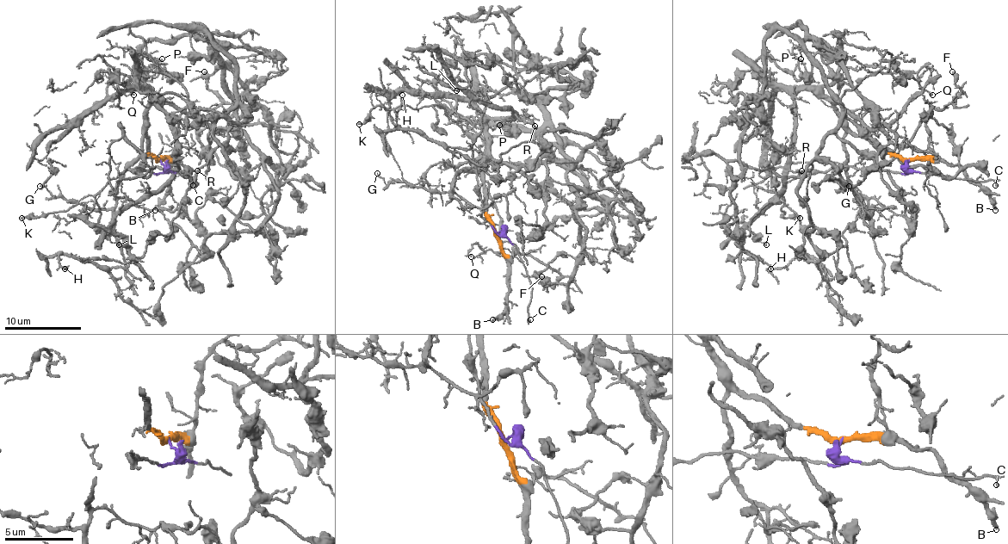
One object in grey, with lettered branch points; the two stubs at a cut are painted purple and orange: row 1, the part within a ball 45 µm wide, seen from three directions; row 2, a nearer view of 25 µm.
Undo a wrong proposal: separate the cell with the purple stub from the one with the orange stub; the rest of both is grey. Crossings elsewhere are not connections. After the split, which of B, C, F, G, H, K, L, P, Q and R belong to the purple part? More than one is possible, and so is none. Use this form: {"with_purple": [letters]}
{"with_purple": ["C", "K"]}

